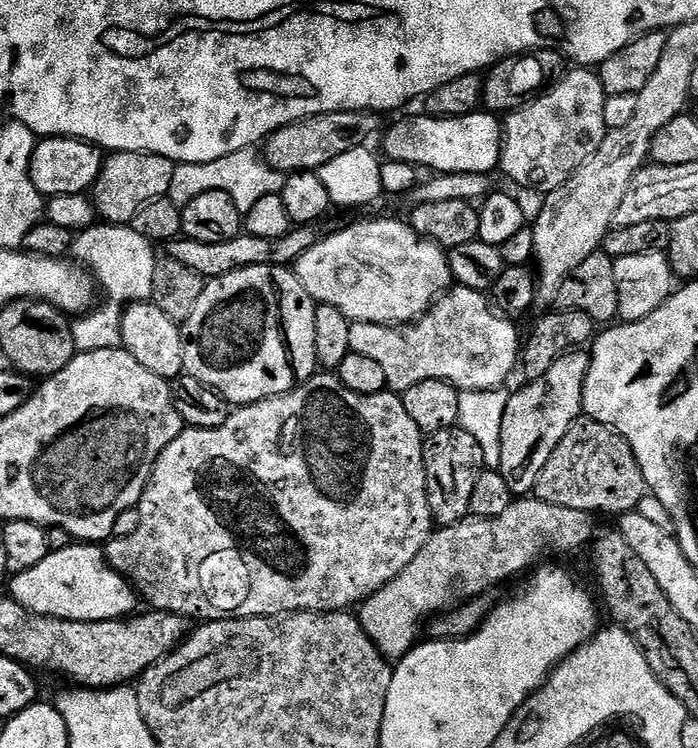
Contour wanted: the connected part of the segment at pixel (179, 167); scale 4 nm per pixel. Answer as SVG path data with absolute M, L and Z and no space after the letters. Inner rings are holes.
M244 149L215 159L214 162L176 164L167 196L175 205L183 208L201 194L206 194L210 190L222 190L231 194L243 216L266 194L279 195L282 186L285 185L285 178L286 174L274 170L257 149Z

